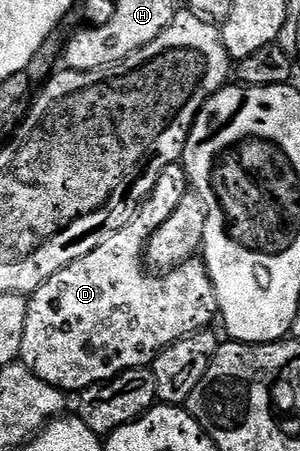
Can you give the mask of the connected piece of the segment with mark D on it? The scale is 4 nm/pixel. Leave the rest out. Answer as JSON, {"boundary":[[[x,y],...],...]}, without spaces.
{"boundary":[[[183,163],[166,166],[152,195],[144,201],[131,222],[122,226],[122,230],[110,234],[110,238],[106,238],[102,246],[90,250],[90,254],[58,270],[58,274],[51,276],[38,291],[31,293],[26,310],[26,331],[22,333],[20,360],[31,372],[38,374],[42,382],[68,394],[79,394],[92,384],[100,384],[126,370],[151,365],[164,348],[178,342],[183,336],[205,331],[211,325],[208,323],[217,319],[220,311],[218,298],[203,259],[188,259],[171,272],[163,274],[149,271],[144,259],[148,240],[158,230],[158,226],[162,226],[162,222],[166,222],[166,218],[178,210],[178,202],[182,202],[189,190],[190,181],[184,172]]]}

